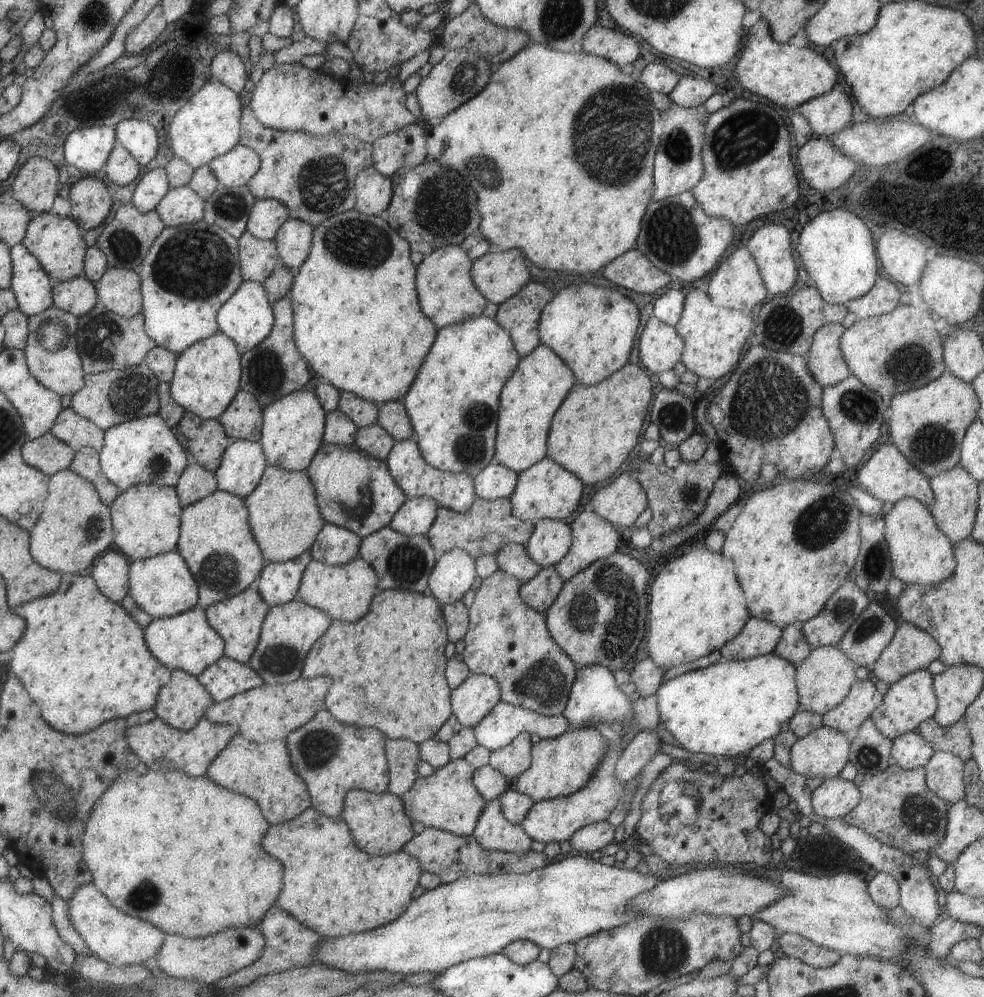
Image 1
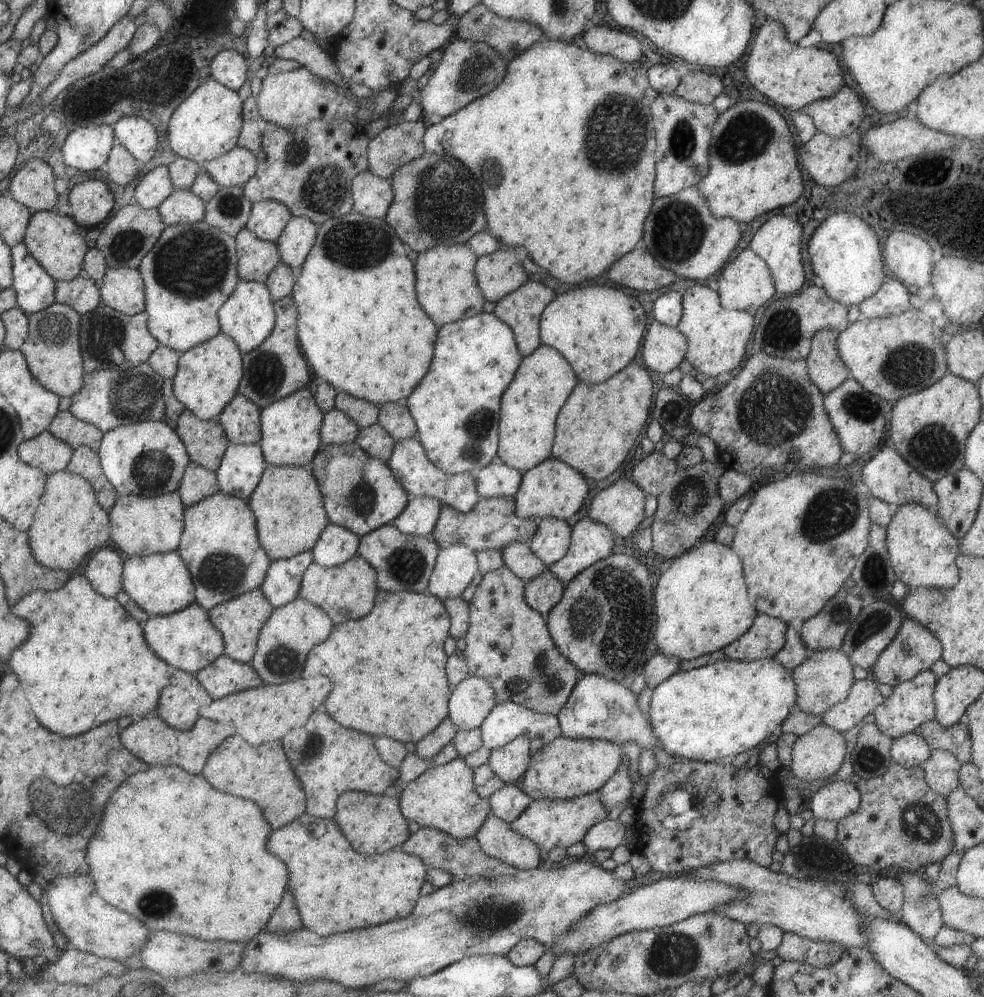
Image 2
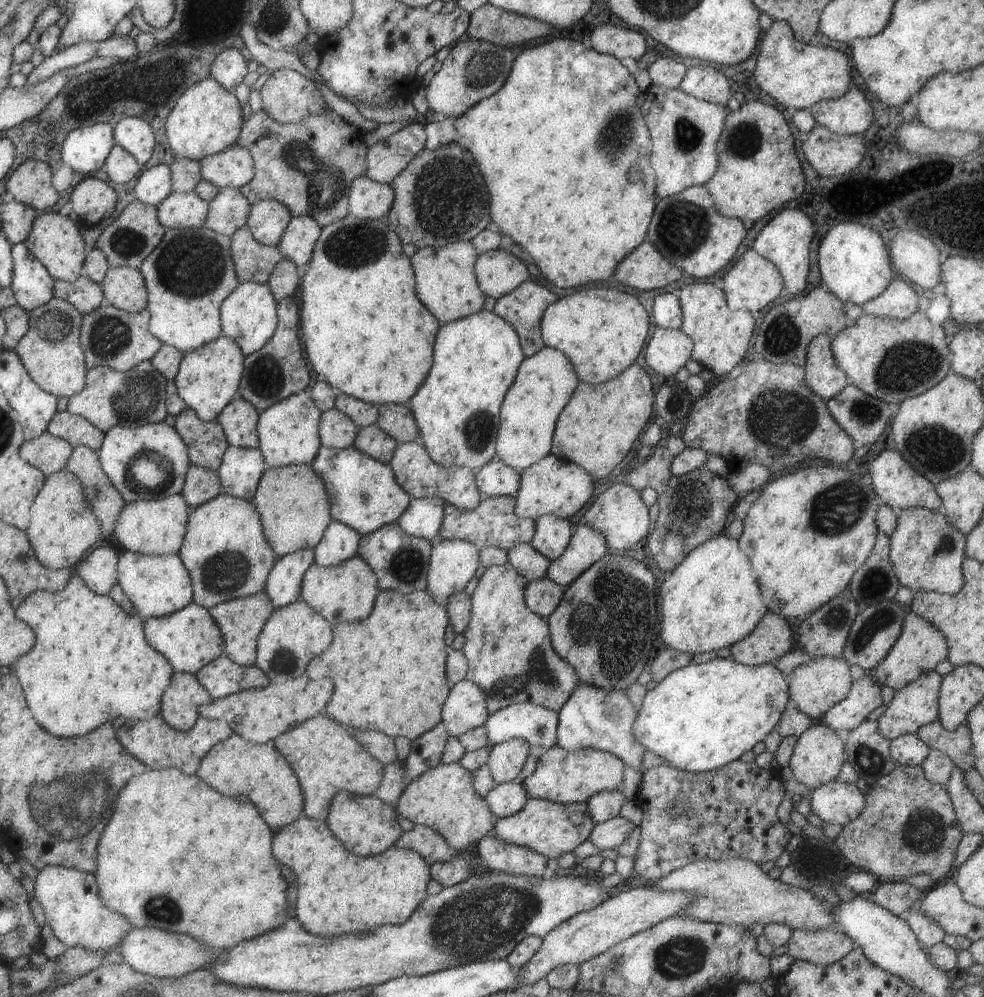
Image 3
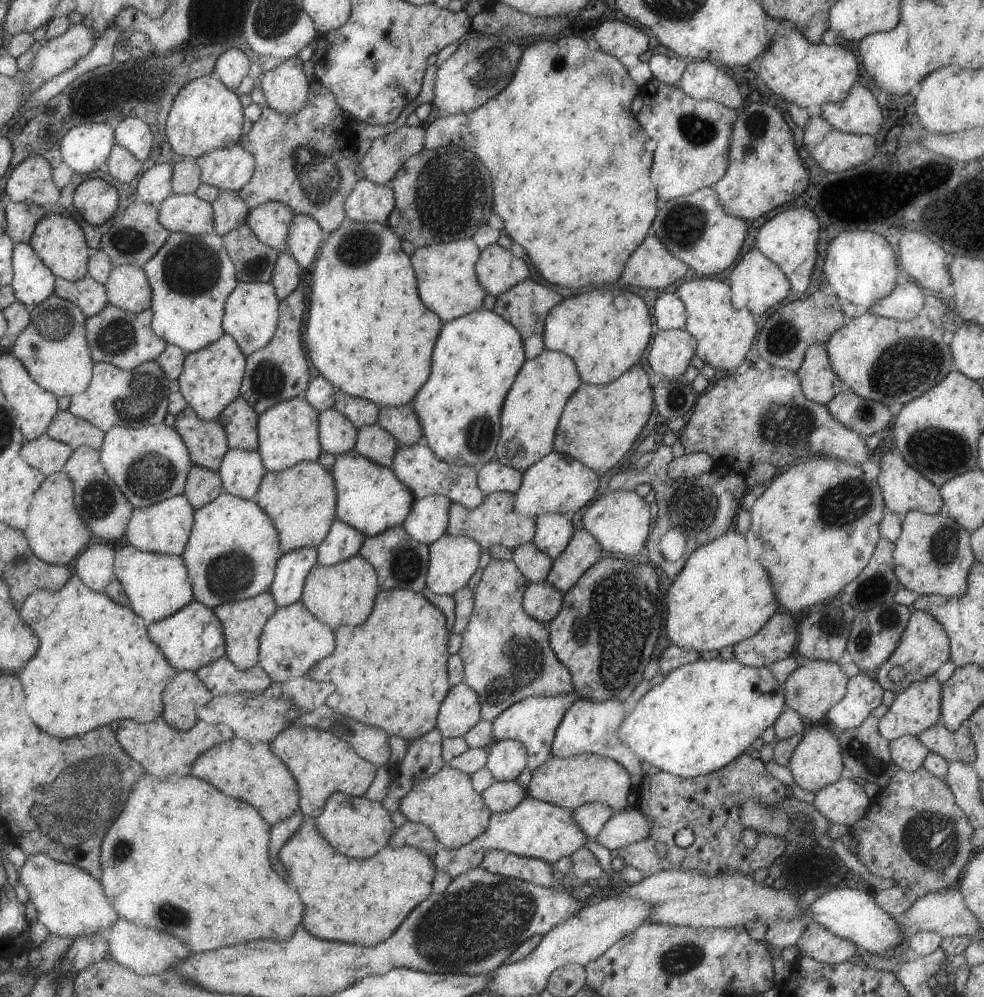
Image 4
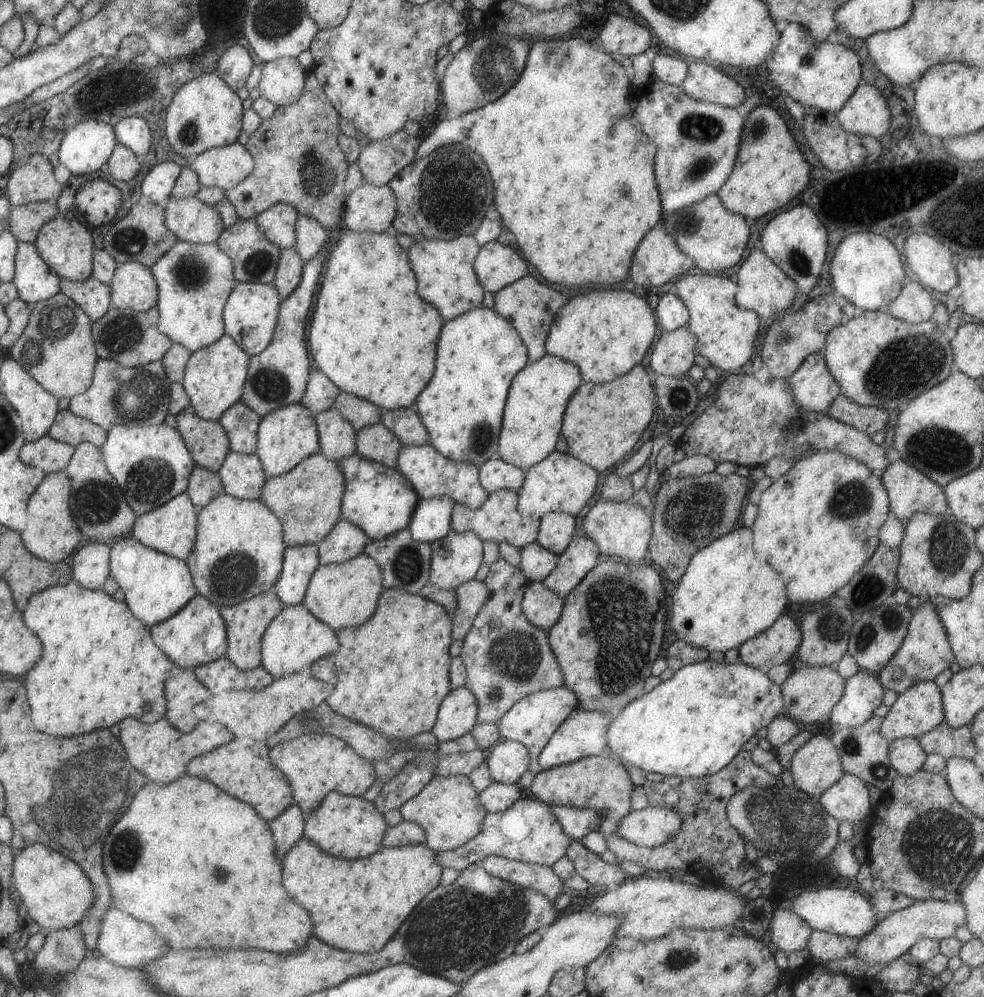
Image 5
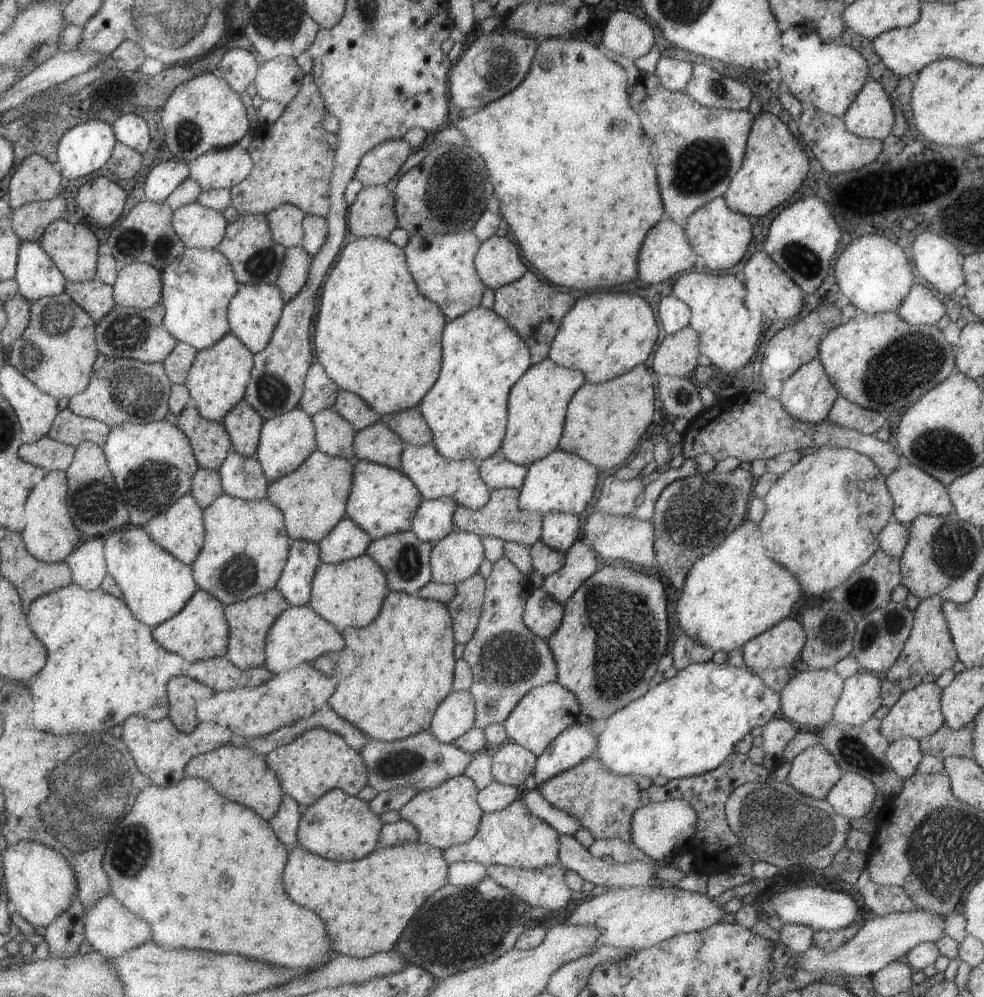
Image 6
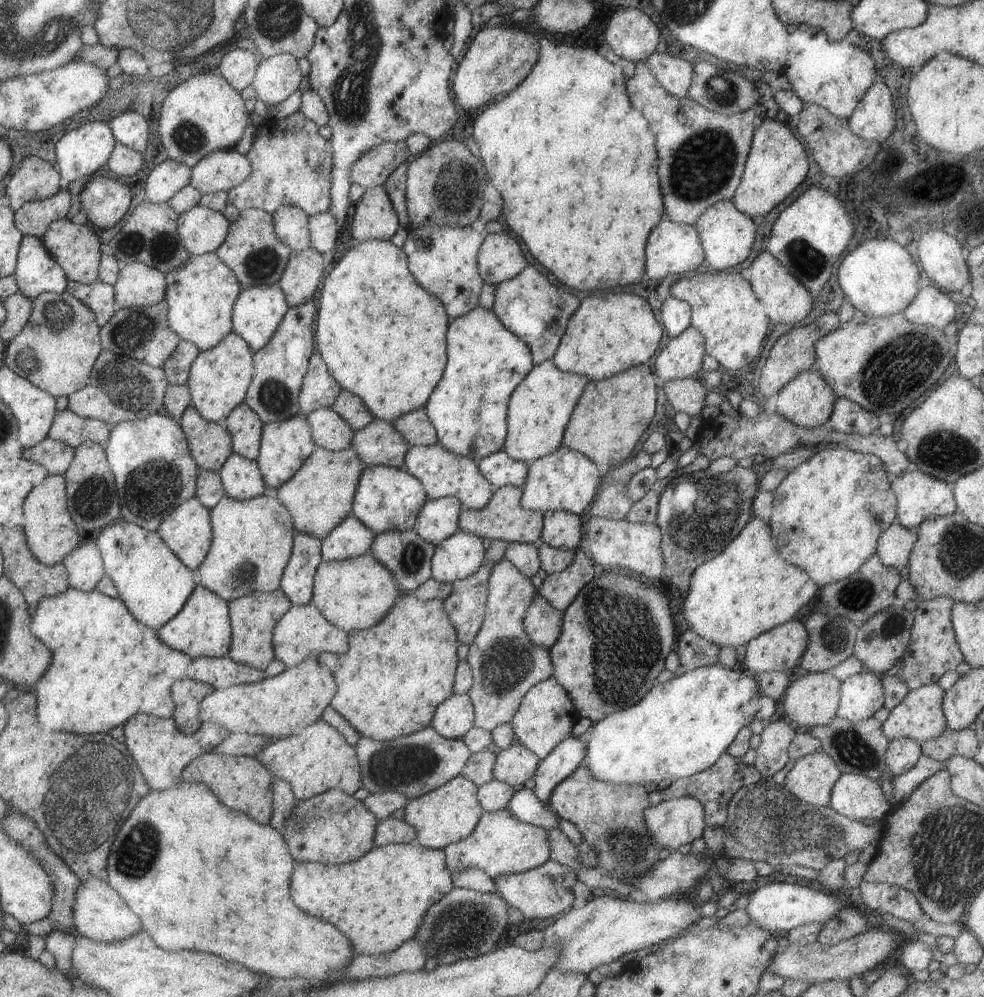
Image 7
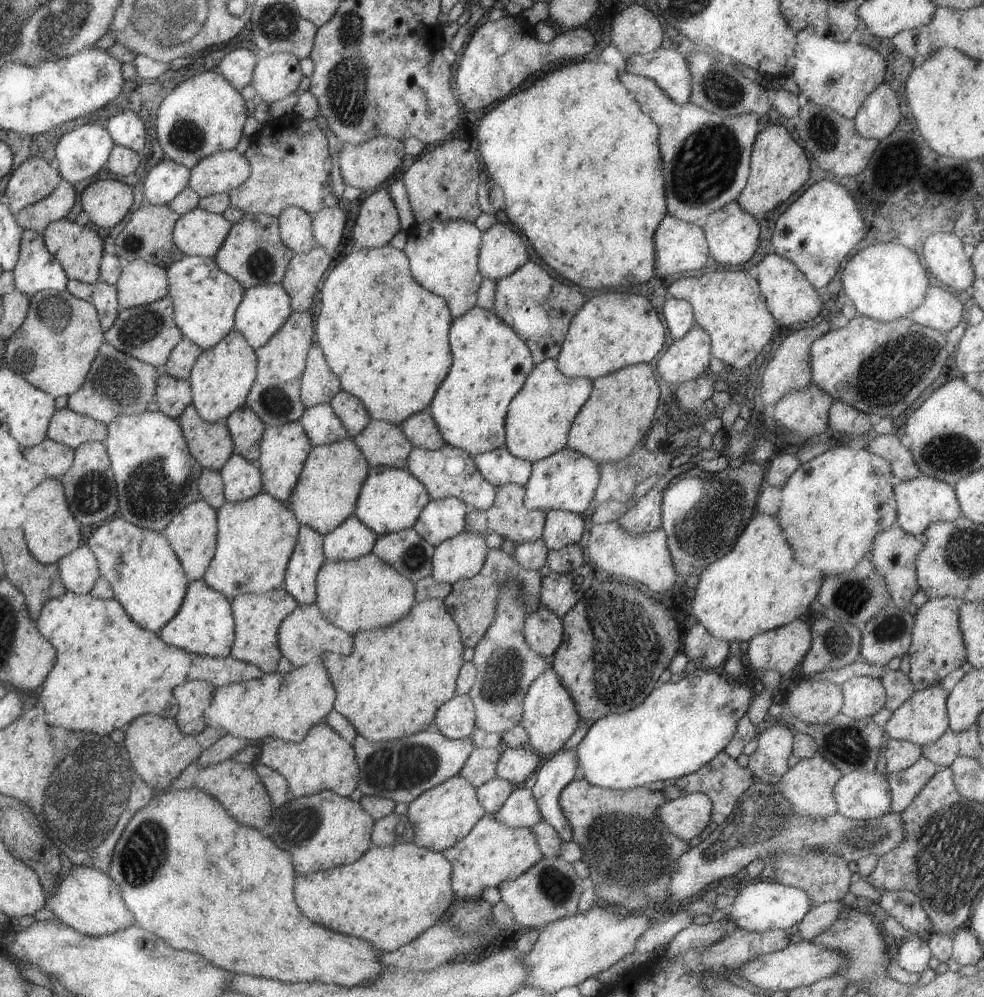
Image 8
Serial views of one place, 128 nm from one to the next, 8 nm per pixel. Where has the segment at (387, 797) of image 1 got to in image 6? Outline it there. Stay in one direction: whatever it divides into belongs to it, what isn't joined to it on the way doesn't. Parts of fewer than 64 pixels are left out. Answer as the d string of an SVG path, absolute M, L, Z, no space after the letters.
M331 789L312 805L301 808L297 843L317 856L334 861L356 861L378 847L382 823L368 802L346 795L341 789Z

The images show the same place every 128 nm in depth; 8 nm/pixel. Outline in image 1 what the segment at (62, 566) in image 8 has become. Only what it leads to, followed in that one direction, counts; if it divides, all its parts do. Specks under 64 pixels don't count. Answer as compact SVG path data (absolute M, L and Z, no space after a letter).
M109 549L95 560L89 573L99 592L113 603L119 603L128 595L128 564L119 552Z

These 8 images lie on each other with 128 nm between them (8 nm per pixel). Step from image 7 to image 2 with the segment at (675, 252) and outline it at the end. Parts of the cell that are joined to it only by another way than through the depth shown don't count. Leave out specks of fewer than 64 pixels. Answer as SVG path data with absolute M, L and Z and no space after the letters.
M644 247L621 256L611 264L606 275L619 286L645 292L665 288L675 280L675 274L655 262L655 258Z

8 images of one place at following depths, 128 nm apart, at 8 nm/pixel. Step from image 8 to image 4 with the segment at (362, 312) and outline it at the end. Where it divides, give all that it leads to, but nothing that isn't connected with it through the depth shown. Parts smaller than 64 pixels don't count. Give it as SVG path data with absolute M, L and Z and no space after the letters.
M345 217L343 222L334 231L328 232L323 237L320 250L315 258L315 262L313 262L315 267L311 272L309 308L307 308L304 335L307 356L309 356L311 364L318 370L318 374L325 378L325 380L328 380L334 389L354 397L368 400L375 403L378 407L396 407L412 402L415 393L427 382L431 366L431 353L442 325L441 319L434 312L425 308L425 305L421 302L417 294L416 276L410 257L401 250L400 244L399 237L387 224L358 223Z

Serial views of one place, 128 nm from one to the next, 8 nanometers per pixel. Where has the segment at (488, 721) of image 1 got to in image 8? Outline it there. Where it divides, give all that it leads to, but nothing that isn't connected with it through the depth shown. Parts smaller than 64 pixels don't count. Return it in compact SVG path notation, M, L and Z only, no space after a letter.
M550 666L529 685L523 697L523 710L519 724L527 733L529 748L535 751L542 760L561 749L565 740L573 734L579 720L574 708L574 702L567 689L563 688Z

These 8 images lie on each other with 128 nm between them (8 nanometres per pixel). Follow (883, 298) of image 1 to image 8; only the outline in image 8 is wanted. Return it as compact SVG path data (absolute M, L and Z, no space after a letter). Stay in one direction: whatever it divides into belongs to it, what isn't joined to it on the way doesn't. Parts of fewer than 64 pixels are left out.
M935 286L926 290L924 299L906 317L917 324L946 334L962 319L963 305L944 288Z

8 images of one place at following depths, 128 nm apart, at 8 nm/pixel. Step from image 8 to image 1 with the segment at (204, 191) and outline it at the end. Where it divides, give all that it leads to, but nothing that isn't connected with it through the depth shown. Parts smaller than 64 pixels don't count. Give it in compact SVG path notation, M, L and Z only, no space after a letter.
M236 145L222 156L213 158L208 166L219 185L223 187L244 186L259 170L259 156L247 148Z

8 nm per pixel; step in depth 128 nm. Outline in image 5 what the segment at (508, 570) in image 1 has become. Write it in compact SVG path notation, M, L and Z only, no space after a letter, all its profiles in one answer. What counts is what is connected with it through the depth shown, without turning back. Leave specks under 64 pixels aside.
M536 540L527 543L520 548L520 559L518 567L531 582L542 582L542 580L553 570L558 555L545 550Z

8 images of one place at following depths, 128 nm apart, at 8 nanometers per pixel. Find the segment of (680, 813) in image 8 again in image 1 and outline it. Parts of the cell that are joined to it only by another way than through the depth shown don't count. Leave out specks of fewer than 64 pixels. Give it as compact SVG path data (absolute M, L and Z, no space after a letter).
M606 821L589 824L579 828L568 842L573 851L593 853L607 844L613 843L614 828Z

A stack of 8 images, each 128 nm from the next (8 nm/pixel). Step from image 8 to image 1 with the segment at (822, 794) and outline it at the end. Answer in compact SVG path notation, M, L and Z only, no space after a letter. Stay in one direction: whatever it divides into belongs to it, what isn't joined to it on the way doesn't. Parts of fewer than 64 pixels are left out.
M822 725L791 746L788 771L806 779L838 777L847 764L849 748L843 733Z

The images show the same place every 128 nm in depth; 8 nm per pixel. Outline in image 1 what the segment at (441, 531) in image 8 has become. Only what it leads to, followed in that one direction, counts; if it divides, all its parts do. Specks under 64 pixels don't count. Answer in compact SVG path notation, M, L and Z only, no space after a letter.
M428 497L406 499L389 522L389 528L403 535L425 535L433 524L438 505Z

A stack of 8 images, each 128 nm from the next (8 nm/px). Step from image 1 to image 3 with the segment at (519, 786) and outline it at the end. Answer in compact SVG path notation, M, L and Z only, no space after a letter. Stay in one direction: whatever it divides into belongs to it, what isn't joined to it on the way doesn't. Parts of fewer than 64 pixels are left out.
M557 744L536 760L535 771L525 780L519 780L526 791L526 797L544 799L557 804L579 804L586 802L599 792L620 790L624 765L618 758L593 748L565 752Z

